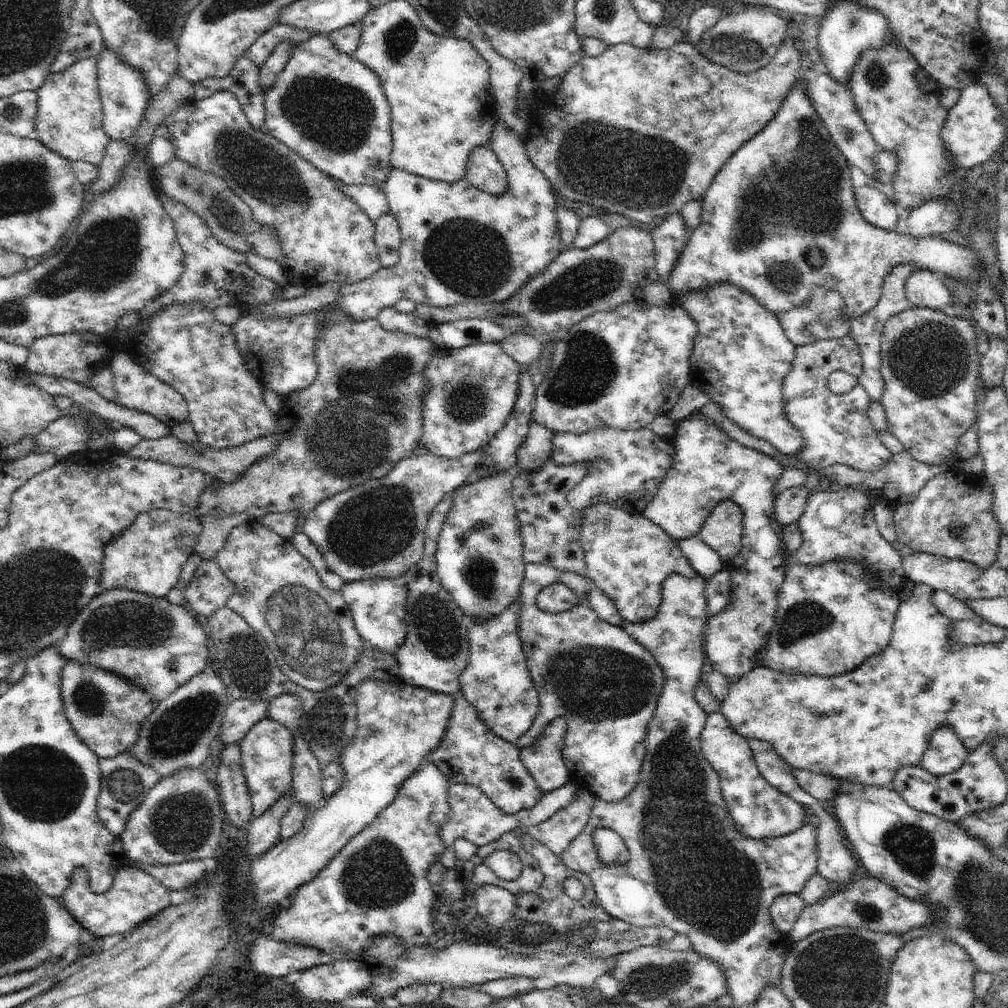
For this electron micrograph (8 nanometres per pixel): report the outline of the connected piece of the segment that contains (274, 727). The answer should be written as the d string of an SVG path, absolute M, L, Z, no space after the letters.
M264 717L239 742L246 784L252 801L252 816L262 816L277 800L293 788L293 737L294 732L283 724Z

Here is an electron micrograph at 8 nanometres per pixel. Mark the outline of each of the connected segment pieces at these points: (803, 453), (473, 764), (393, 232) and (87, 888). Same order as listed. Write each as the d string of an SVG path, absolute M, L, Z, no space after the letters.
M851 336L833 340L820 338L795 350L792 370L781 389L785 404L783 416L807 440L807 446L799 451L798 456L804 465L814 467L815 470L842 463L859 471L877 471L887 464L892 453L878 440L877 430L869 419L868 393L864 385L858 382L848 394L833 394L827 387L827 380L836 370L857 378L862 374L861 352Z
M461 690L450 696L454 702L445 735L442 742L427 756L426 762L435 764L451 785L481 788L507 815L532 808L544 793L521 763L518 746L499 737L483 723L478 711L467 702Z
M390 214L382 215L375 222L375 236L378 260L382 269L393 267L398 261L398 248L401 243L401 232L396 219Z
M128 860L127 866L120 869L110 890L104 894L96 894L91 889L87 868L84 866L74 868L70 886L60 901L82 928L86 928L94 936L104 938L104 936L114 936L114 934L126 936L139 924L169 907L170 891L157 878L134 867Z

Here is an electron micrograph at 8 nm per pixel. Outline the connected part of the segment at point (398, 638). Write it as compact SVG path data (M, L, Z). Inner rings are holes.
M370 577L361 581L348 581L344 583L341 591L351 608L357 631L364 644L370 644L391 655L397 653L407 635L408 588L405 578Z

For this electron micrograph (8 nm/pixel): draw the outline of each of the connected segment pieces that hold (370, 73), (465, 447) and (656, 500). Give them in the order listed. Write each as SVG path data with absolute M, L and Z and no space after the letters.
M315 33L293 48L284 70L265 92L264 102L265 130L323 173L345 185L381 187L388 180L393 138L391 106L382 83L375 71L362 61L335 49L329 34Z
M478 343L459 349L440 347L423 370L429 389L421 410L421 450L437 457L460 459L463 454L488 446L509 419L521 370L522 366L500 343Z
M693 412L690 416L677 422L675 427L675 455L671 469L660 483L658 492L644 509L642 516L663 528L677 541L698 536L701 526L709 512L722 501L734 501L743 510L742 546L737 556L726 561L725 569L731 578L731 601L722 612L712 616L704 632L705 652L711 660L714 671L721 672L729 679L737 679L748 674L759 664L759 656L765 654L769 636L775 623L778 608L778 593L785 581L785 570L792 564L784 548L781 522L775 514L775 486L785 471L777 457L748 448L729 437L708 417Z

